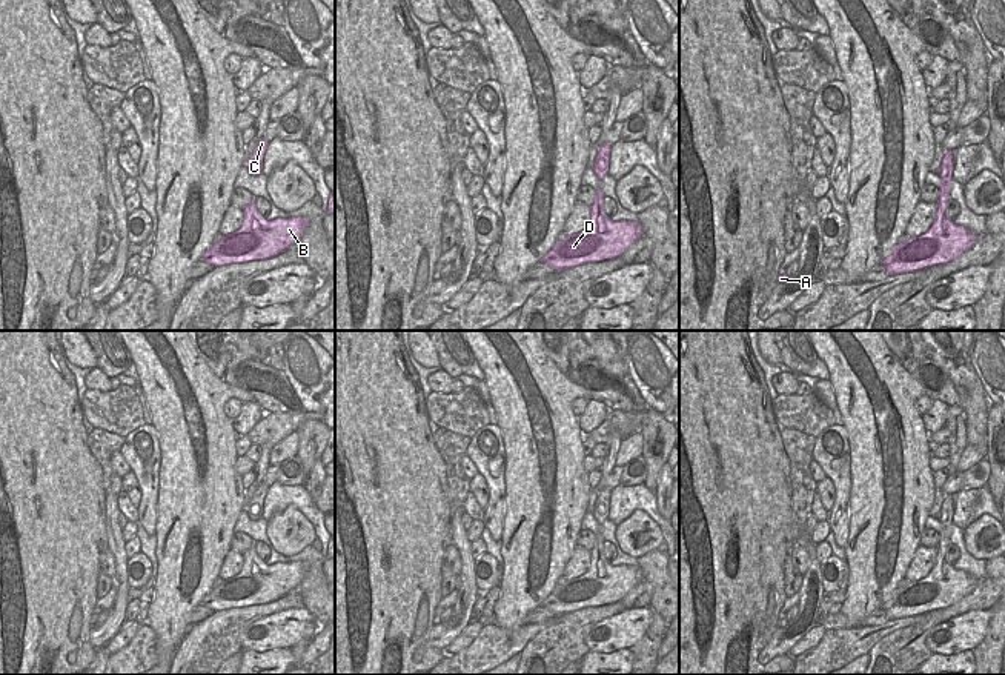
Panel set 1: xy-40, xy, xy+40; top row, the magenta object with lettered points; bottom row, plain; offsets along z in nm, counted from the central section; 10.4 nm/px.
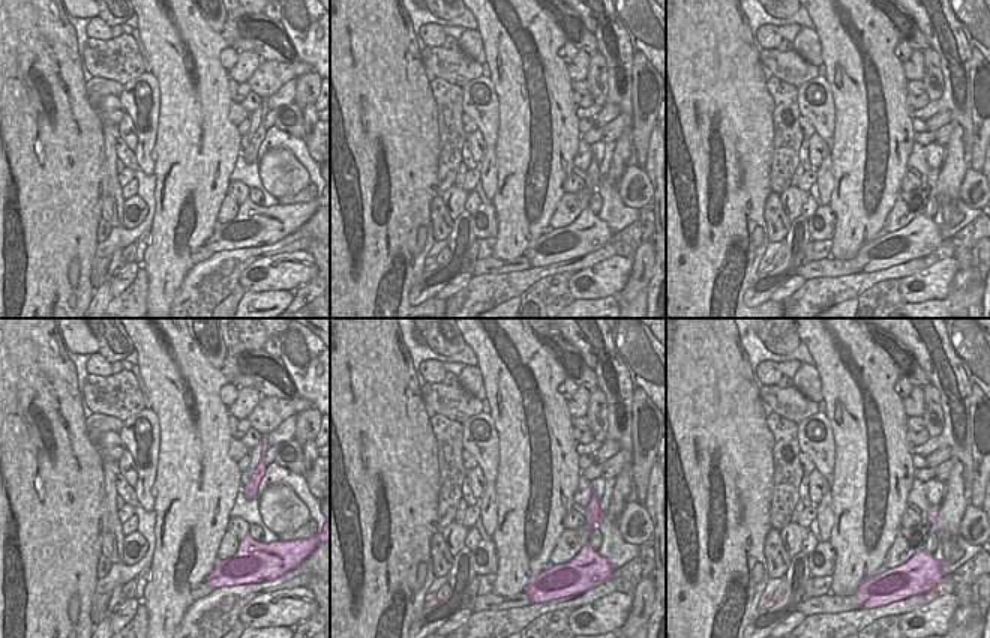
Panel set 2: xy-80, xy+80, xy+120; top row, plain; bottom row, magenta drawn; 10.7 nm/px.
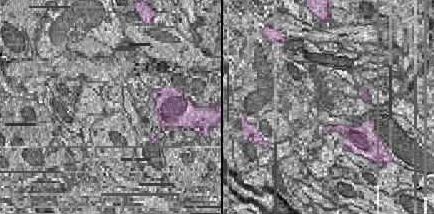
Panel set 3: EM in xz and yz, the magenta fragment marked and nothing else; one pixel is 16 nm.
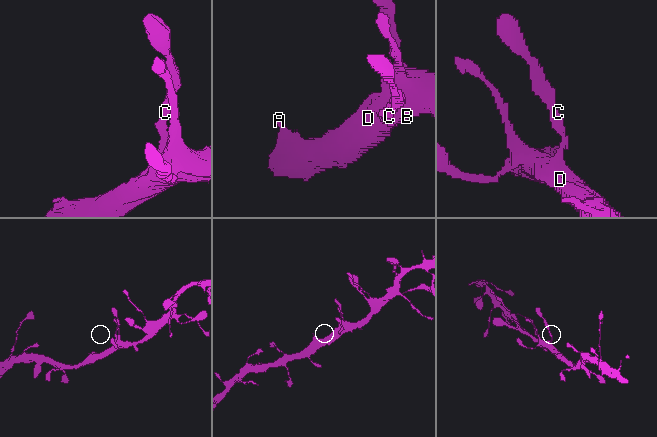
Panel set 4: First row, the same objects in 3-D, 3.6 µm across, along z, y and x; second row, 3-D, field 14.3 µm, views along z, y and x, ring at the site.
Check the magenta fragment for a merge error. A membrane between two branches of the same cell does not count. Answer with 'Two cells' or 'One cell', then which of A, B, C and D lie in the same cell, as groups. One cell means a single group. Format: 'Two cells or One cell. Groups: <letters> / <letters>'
One cell. Groups: A B C D.

